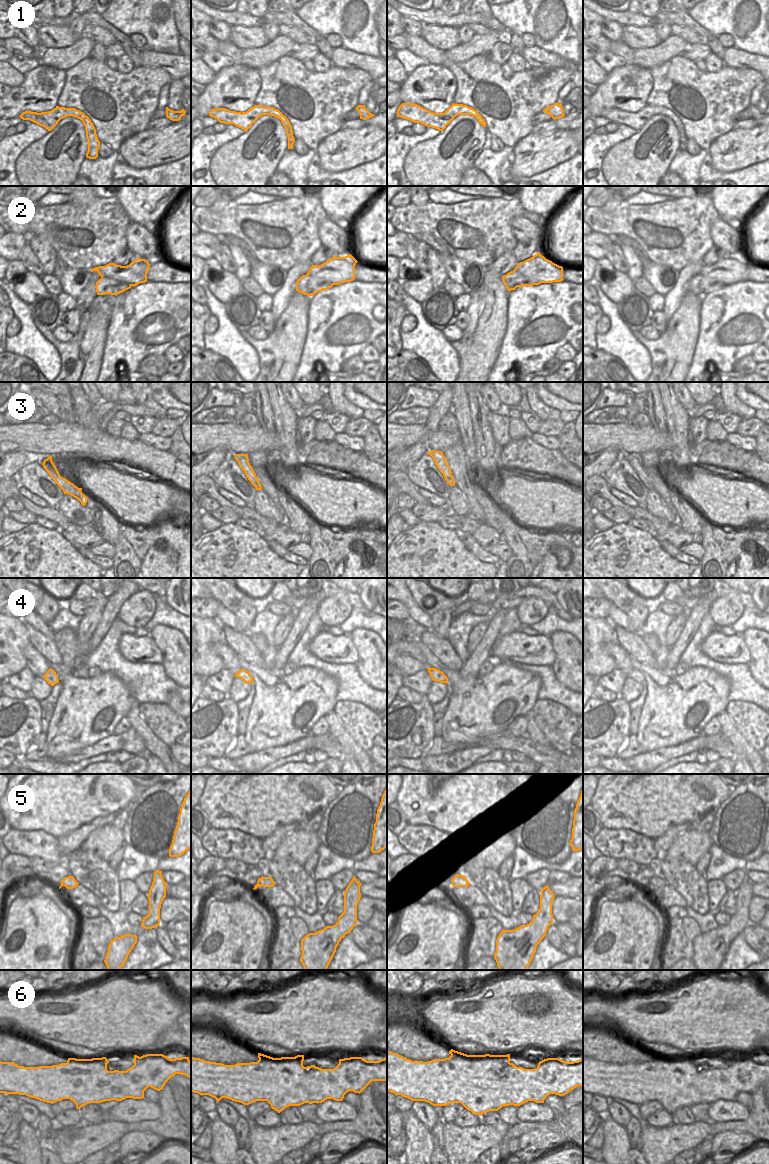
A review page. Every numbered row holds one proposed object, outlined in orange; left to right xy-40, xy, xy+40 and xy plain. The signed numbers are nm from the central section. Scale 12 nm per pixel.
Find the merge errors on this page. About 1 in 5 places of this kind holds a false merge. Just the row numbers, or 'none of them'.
2

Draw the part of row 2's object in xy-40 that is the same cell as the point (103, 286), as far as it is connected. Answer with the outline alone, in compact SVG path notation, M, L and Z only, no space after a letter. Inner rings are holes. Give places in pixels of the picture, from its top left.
M101 278L96 282L96 292L98 295L118 295L131 288L129 283L117 281L113 278Z

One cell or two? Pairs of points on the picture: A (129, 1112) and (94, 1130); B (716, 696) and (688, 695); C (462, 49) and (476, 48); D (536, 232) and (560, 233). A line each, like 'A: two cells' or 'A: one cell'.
A: two cells
B: one cell
C: one cell
D: two cells

